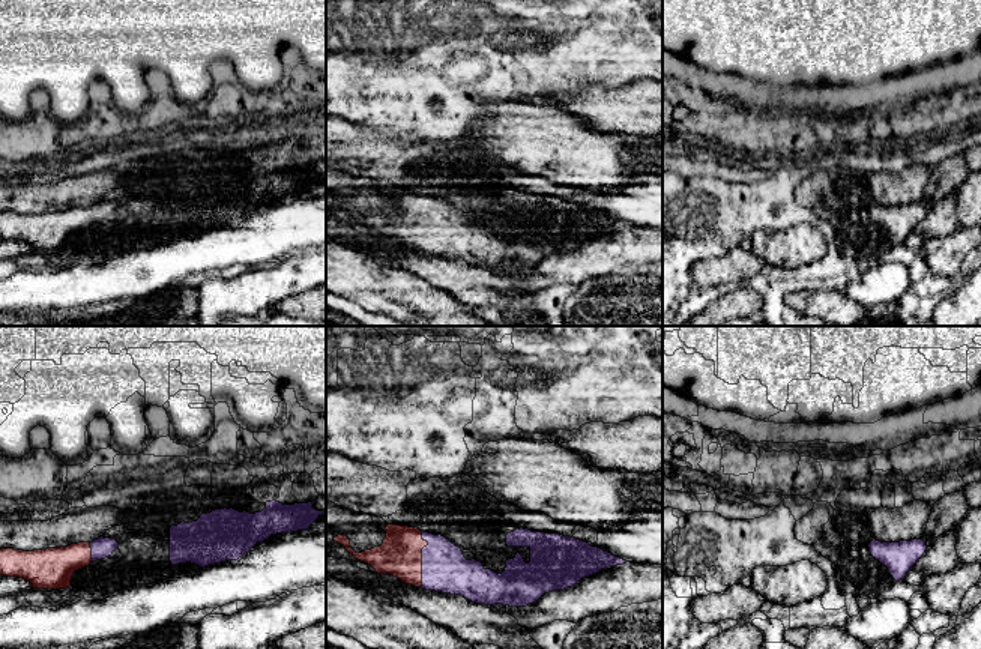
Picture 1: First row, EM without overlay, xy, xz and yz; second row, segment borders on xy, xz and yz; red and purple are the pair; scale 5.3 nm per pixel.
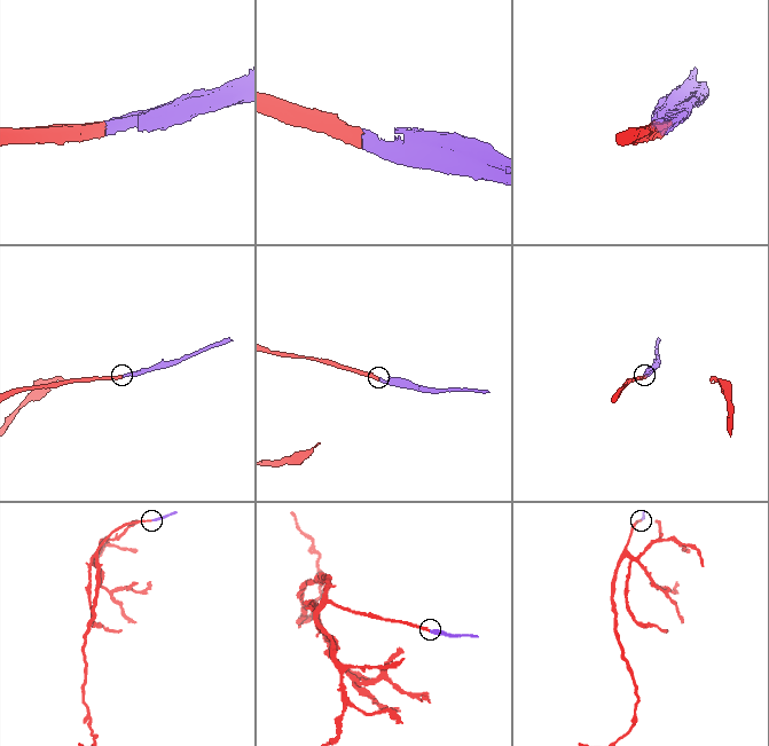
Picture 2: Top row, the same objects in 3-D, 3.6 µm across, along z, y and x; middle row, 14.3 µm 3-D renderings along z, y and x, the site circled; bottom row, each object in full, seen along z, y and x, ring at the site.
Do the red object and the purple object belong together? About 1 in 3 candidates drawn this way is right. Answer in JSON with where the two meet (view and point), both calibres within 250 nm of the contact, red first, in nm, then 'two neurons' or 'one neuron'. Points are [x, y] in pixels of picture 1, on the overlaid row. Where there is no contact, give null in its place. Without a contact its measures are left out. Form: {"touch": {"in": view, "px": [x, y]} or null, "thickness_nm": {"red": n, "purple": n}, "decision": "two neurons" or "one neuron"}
{"touch": {"in": "xz", "px": [421, 559]}, "thickness_nm": {"red": 240, "purple": 240}, "decision": "one neuron"}

